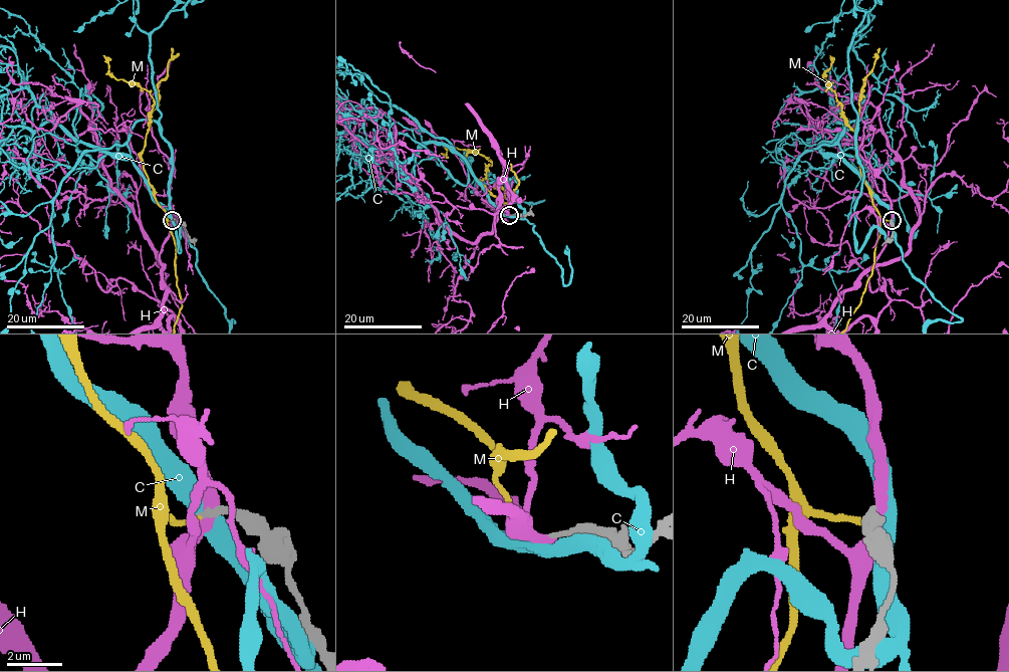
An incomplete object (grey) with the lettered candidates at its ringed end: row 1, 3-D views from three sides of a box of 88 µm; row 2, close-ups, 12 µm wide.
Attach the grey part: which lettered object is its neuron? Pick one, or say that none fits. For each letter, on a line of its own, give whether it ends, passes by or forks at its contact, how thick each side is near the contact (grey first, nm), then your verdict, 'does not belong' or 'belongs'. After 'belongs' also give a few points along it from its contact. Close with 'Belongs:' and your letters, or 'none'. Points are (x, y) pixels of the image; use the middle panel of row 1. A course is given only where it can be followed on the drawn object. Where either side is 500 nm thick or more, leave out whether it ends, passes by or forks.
C: calibres 200 and 550 nm; does not belong
H: it passes by; calibres 240 and 400 nm; does not belong
M: it ends; calibres 190 and 160 nm; belongs
Belongs: M

